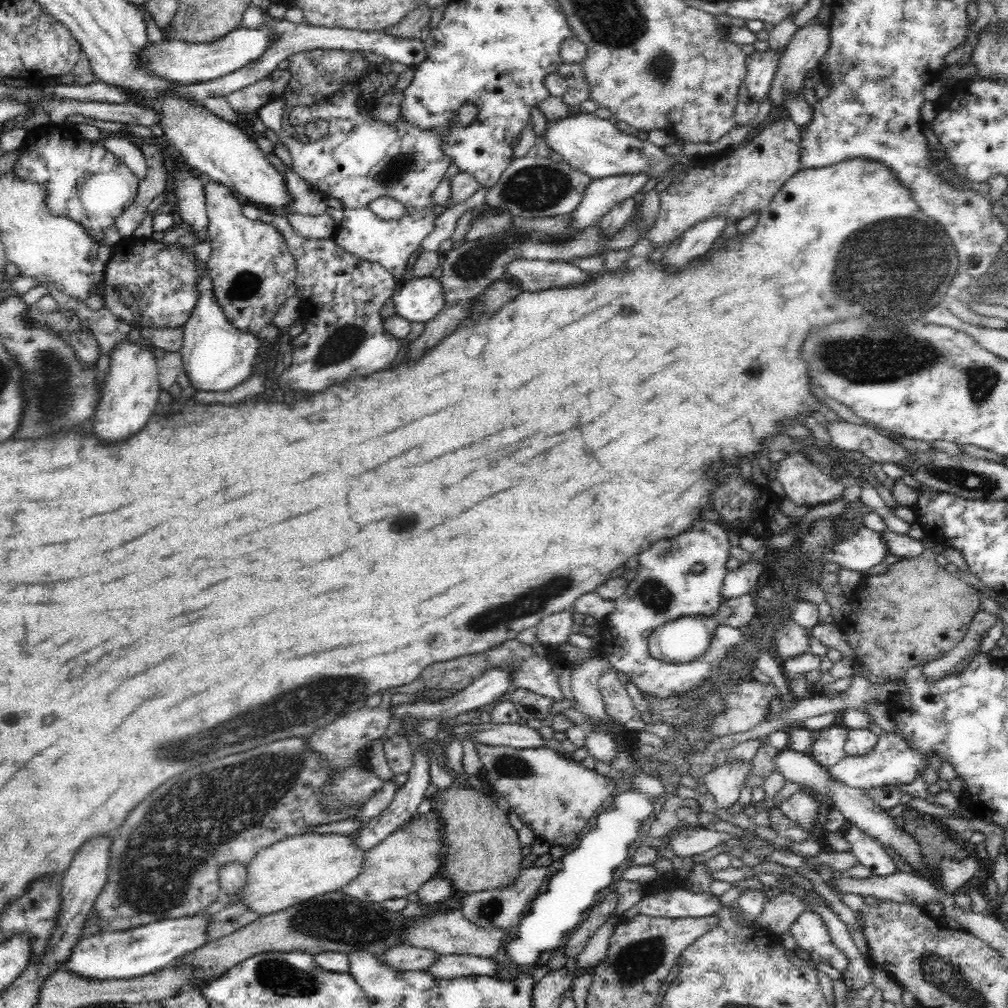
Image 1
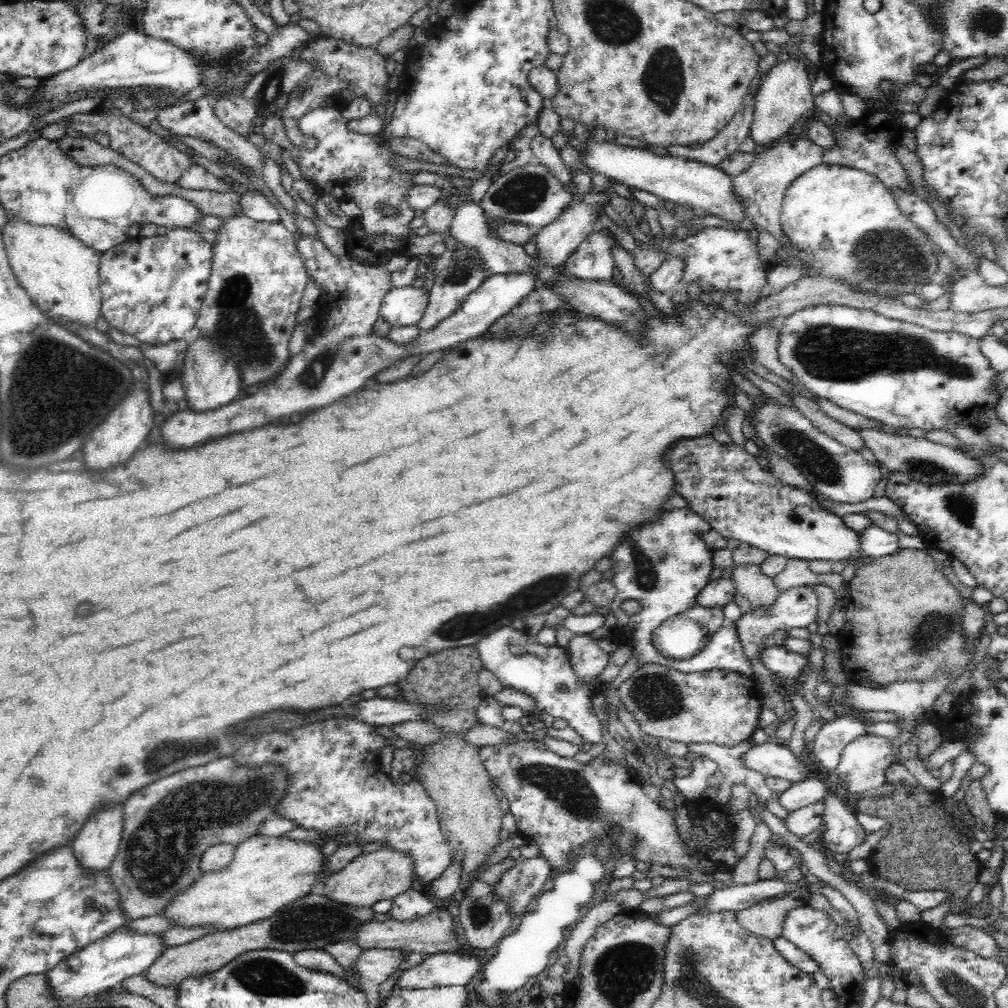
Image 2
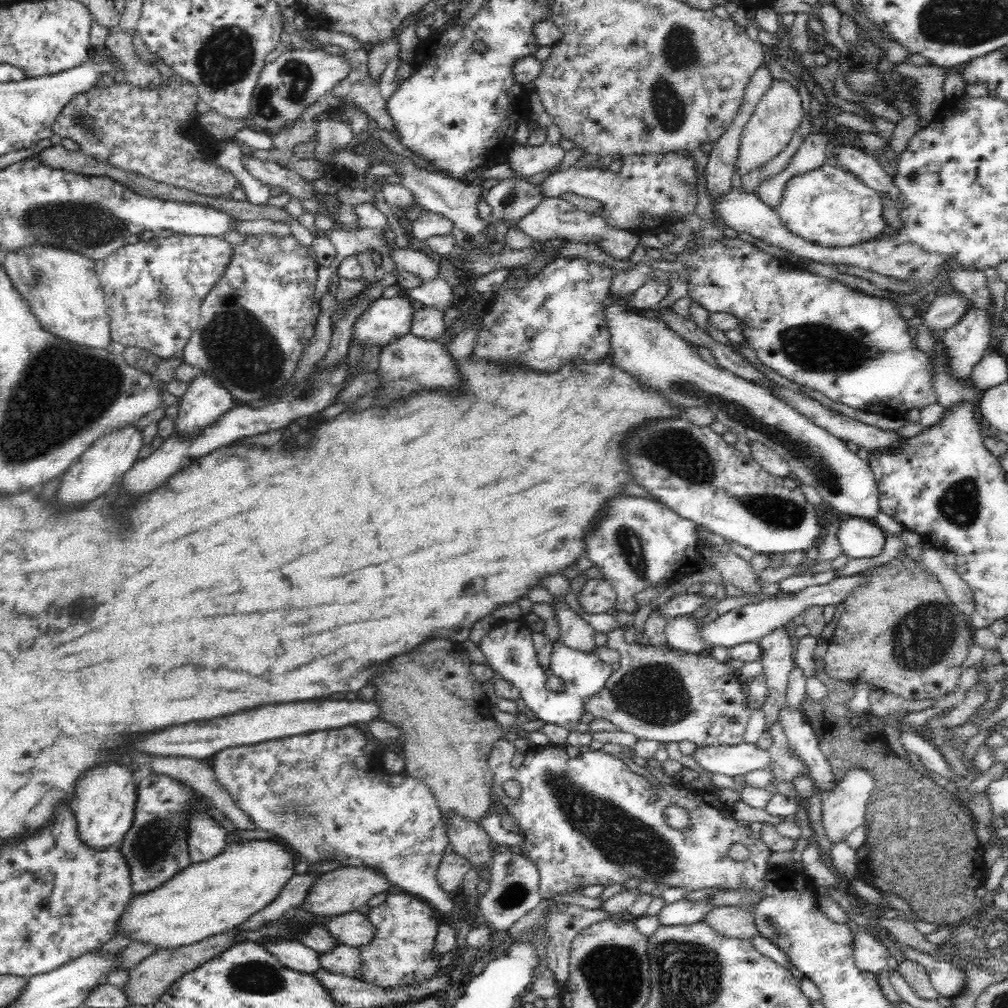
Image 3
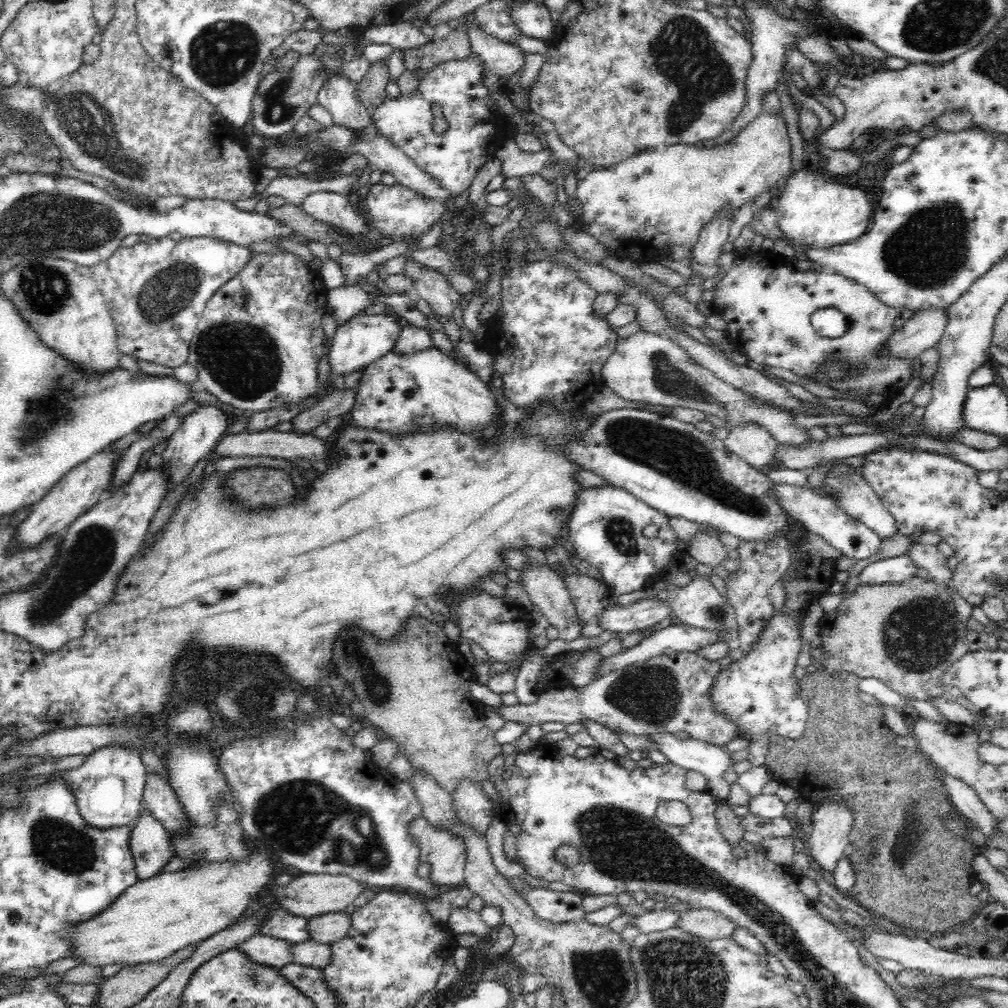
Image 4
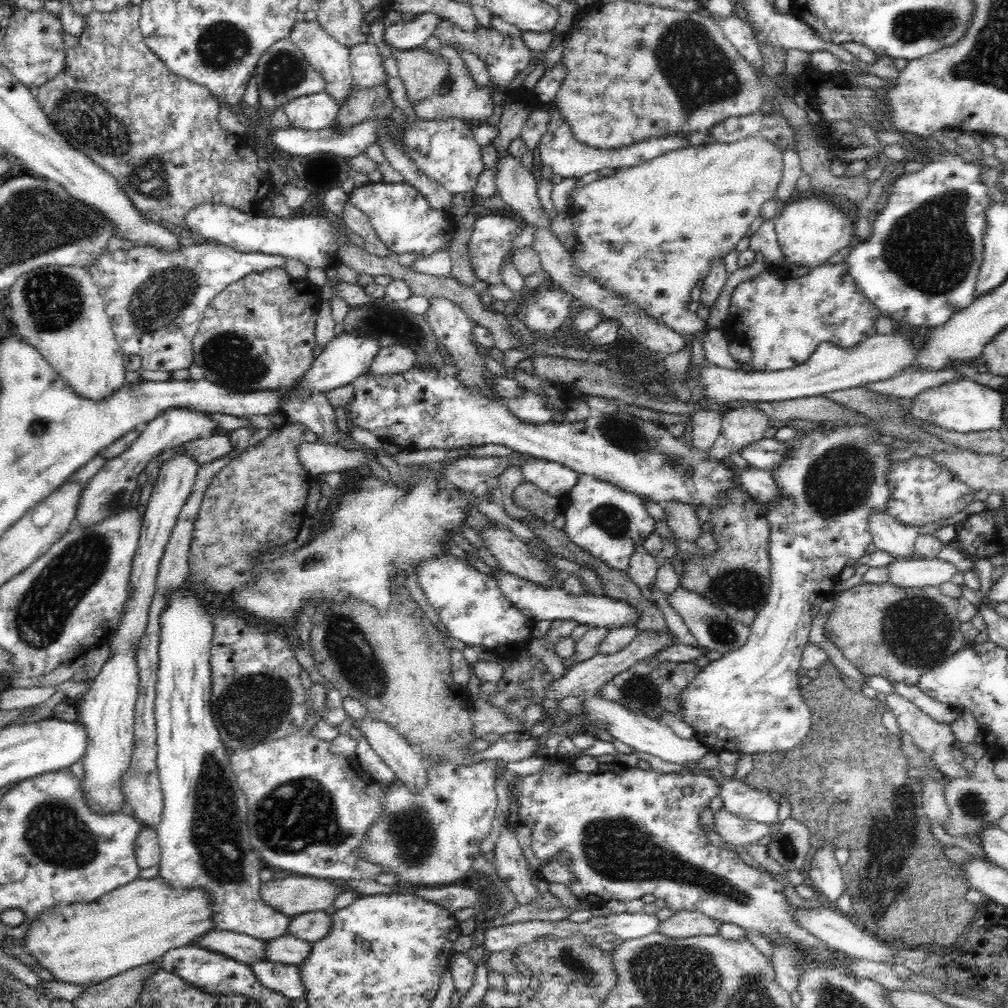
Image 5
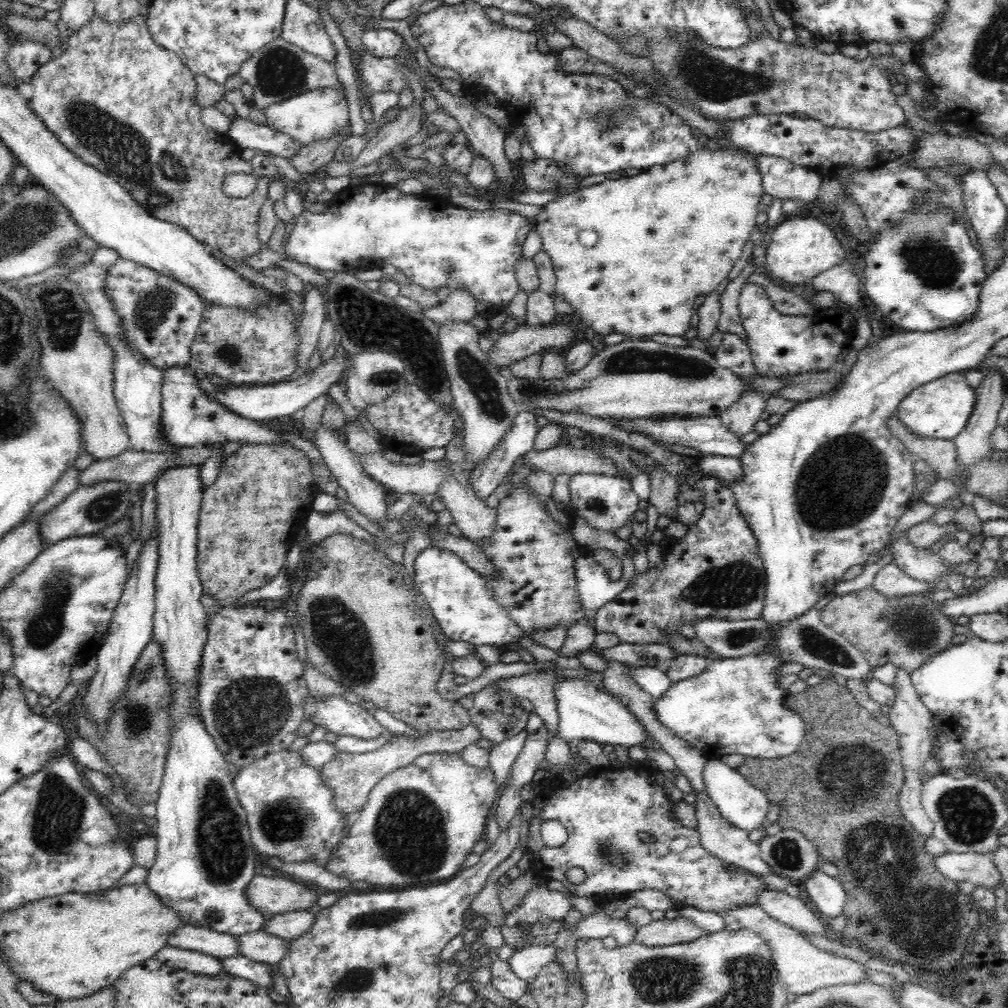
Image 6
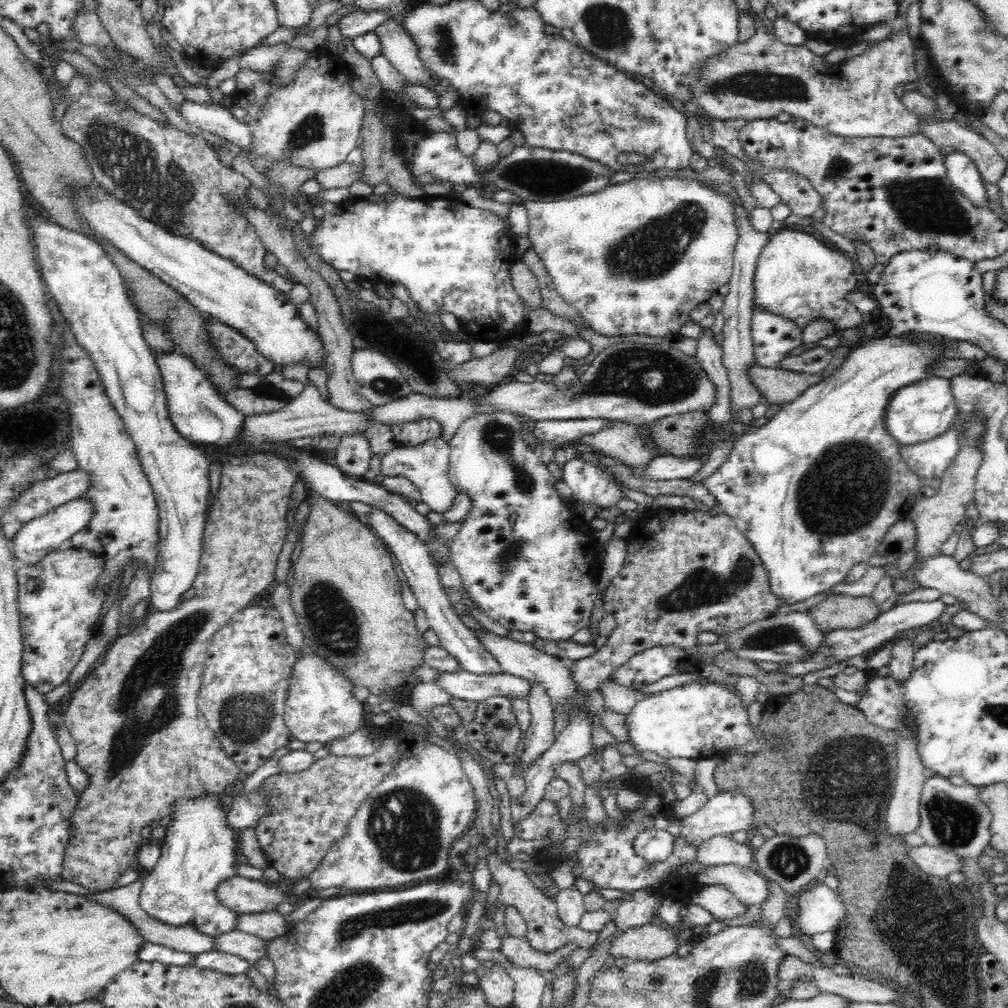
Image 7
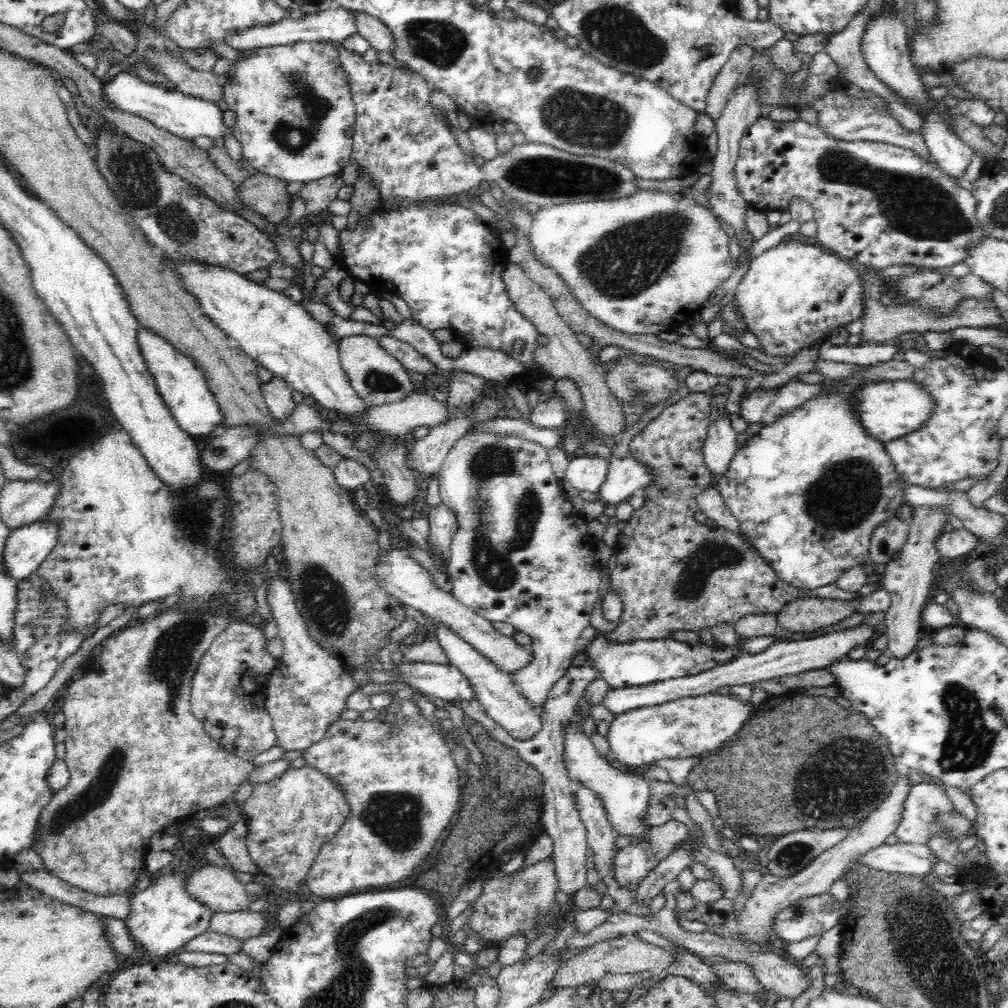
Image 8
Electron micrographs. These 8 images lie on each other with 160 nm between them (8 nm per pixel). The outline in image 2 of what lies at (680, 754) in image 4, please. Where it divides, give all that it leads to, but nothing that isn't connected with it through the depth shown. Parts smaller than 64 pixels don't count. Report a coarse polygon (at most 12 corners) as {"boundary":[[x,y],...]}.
{"boundary":[[750,744],[744,767],[797,783],[812,775],[787,745]]}

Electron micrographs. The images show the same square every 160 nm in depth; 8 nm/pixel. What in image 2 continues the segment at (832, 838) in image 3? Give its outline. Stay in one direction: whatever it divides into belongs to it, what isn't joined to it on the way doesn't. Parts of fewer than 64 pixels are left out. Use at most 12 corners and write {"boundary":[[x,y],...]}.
{"boundary":[[870,733],[843,748],[832,773],[844,783],[842,803],[884,785],[892,740]]}

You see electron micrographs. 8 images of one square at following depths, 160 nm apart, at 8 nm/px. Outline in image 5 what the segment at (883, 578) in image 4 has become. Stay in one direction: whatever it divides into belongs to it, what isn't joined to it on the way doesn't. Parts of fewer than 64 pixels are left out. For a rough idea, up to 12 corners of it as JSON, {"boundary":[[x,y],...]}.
{"boundary":[[938,558],[895,560],[889,582],[938,587],[958,572]]}

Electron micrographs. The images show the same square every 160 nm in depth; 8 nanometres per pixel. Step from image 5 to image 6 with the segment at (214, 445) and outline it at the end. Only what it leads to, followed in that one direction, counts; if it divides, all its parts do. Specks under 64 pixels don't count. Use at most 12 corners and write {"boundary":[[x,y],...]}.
{"boundary":[[209,445],[180,454],[130,448],[78,472],[77,488],[106,481],[141,486],[173,465],[202,465]]}

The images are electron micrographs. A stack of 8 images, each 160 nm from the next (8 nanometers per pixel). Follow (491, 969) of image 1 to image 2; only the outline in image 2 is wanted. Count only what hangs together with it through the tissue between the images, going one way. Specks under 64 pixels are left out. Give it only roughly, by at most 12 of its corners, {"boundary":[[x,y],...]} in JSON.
{"boundary":[[437,953],[405,970],[404,991],[465,986],[480,962]]}

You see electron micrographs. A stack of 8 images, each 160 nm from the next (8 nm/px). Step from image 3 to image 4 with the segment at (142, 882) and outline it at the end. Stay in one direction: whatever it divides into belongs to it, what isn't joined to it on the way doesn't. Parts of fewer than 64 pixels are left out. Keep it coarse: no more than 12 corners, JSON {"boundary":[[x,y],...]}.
{"boundary":[[141,816],[129,845],[139,881],[174,856],[170,833]]}

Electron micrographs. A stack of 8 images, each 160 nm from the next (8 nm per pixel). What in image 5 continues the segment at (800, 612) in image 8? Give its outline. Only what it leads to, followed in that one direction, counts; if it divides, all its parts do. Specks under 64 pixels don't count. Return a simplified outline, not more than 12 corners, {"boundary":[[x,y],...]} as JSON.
{"boundary":[[860,582],[823,634],[862,675],[916,685],[966,645],[935,586]]}

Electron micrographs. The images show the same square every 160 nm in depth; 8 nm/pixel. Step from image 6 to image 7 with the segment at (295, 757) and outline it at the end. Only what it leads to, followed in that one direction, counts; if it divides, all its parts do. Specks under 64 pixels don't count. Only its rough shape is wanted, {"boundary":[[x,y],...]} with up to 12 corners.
{"boundary":[[260,791],[248,799],[236,795],[226,825],[237,831],[254,828],[268,809]]}

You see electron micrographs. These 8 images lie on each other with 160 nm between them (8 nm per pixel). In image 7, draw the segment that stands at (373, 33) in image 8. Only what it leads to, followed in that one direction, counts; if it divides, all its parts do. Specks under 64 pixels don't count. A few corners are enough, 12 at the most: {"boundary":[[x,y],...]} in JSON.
{"boundary":[[386,19],[374,28],[381,54],[409,84],[433,76],[420,61],[402,24]]}

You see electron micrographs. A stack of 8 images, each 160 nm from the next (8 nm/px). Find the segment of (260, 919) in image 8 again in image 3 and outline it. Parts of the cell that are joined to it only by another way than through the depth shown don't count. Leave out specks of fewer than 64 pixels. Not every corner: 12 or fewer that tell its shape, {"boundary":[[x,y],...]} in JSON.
{"boundary":[[358,911],[322,924],[338,945],[359,948],[374,937]]}

